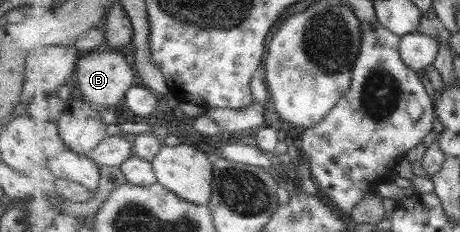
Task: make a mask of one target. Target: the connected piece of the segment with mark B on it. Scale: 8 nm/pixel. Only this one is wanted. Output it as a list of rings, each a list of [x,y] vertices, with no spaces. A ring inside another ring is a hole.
[[[102,47],[100,50],[80,56],[72,91],[77,92],[90,104],[100,108],[107,106],[107,104],[119,108],[119,102],[127,96],[128,90],[133,85],[135,85],[135,72],[131,70],[123,53]]]

